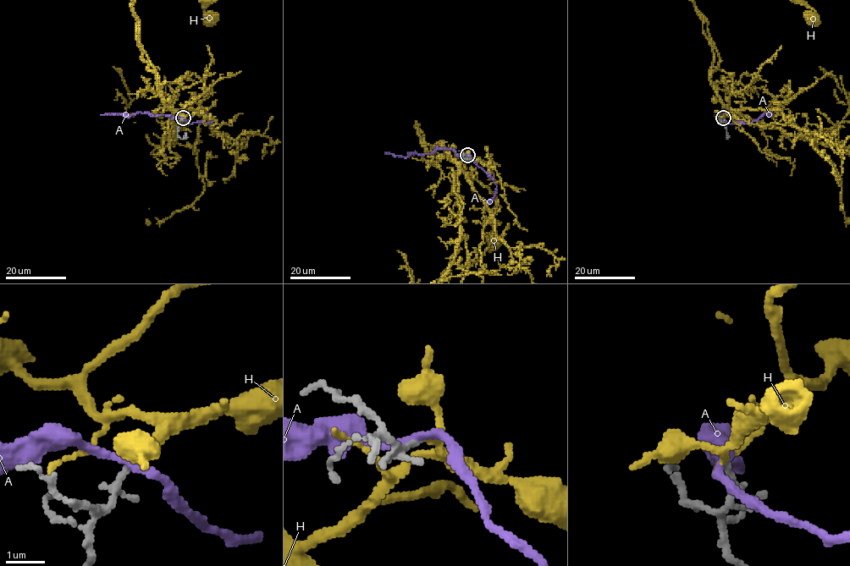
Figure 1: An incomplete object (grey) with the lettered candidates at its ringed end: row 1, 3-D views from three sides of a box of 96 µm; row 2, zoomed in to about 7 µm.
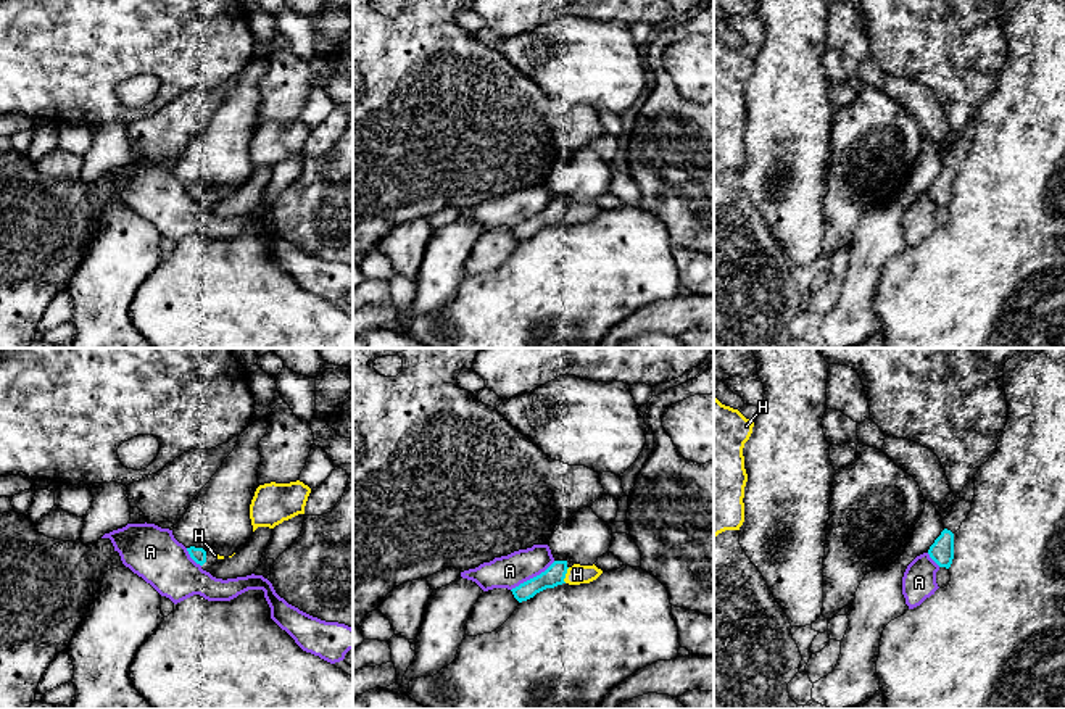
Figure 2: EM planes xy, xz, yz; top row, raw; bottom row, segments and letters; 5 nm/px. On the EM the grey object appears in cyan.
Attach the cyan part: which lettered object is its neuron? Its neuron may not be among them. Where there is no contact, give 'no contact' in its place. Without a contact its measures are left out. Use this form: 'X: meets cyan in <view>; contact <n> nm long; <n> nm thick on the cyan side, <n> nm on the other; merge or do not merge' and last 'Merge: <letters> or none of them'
A: meets cyan in xz; contact 260 nm long; 100 nm thick on the cyan side, 160 nm on the other; do not merge
H: meets cyan in xz; contact 80 nm long; 100 nm thick on the cyan side, 100 nm on the other; merge
Merge: H

